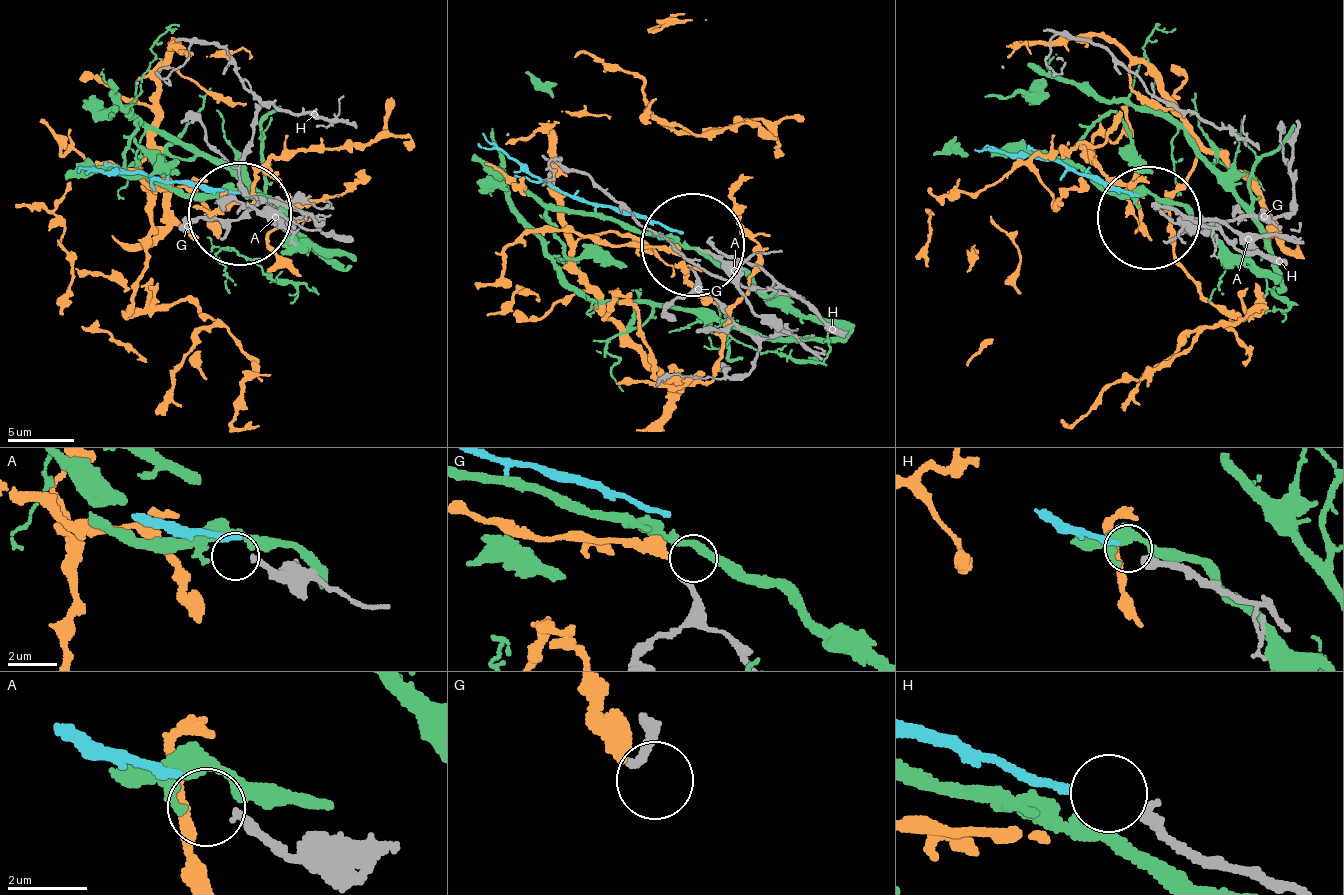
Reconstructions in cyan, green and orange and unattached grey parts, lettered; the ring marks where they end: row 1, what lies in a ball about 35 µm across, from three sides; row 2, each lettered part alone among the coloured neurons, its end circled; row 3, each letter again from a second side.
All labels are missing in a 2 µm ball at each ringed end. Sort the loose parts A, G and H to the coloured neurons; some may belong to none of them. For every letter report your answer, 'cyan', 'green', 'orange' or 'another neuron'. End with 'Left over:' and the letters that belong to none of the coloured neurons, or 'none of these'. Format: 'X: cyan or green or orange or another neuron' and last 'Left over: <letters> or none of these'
A: another neuron
G: orange
H: cyan
Left over: A

